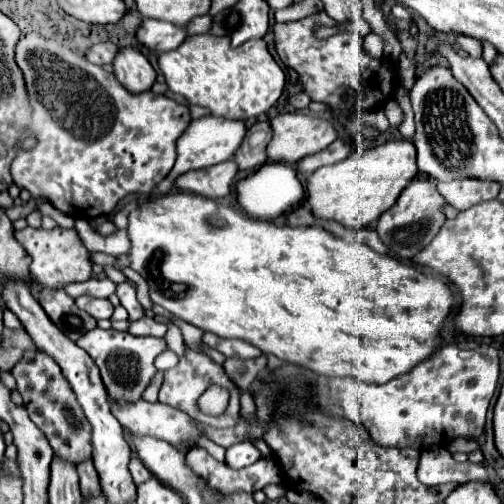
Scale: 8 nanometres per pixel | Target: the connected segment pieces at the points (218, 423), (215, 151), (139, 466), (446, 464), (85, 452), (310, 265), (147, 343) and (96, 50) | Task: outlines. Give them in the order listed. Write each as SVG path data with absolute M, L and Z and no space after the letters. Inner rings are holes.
M186 350L186 354L180 358L180 362L164 372L164 384L160 388L160 402L162 404L168 404L168 406L174 406L174 408L180 408L182 412L190 414L196 422L202 422L202 424L208 424L208 426L214 426L214 428L228 428L228 426L236 426L236 422L240 420L240 400L238 400L240 392L238 392L238 386L224 374L224 368L218 366L216 362L212 362L206 354L198 354L198 352L192 352L192 350ZM210 384L218 384L218 386L224 386L228 388L230 392L230 404L226 408L224 414L220 416L206 416L198 410L196 406L196 400L198 396L210 386Z
M204 116L198 120L192 120L190 126L182 132L182 136L176 142L176 164L168 176L160 182L152 191L151 197L156 198L168 194L173 189L173 182L176 176L188 172L188 170L198 170L198 168L208 168L214 164L220 164L224 160L230 160L238 146L242 144L246 134L244 122L228 122L226 118L216 118L216 116Z
M132 458L132 460L130 460L130 474L132 474L136 486L140 486L142 482L146 482L146 480L152 478L150 470L148 470L148 468L138 460L138 458Z
M434 446L422 452L418 464L418 480L428 486L436 484L464 484L472 480L488 480L488 473L482 464L456 462L446 448Z
M26 350L24 356L12 368L16 378L16 388L24 398L24 408L28 410L30 420L46 434L54 456L78 466L84 460L92 458L92 426L80 408L74 390L64 378L60 366L42 350Z
M174 192L168 196L156 198L156 200L148 200L138 210L130 212L128 222L130 222L128 236L132 240L130 262L132 262L132 268L148 280L152 302L164 306L170 314L178 316L180 320L184 320L192 326L198 326L200 330L208 330L208 332L214 332L216 336L224 336L224 338L240 338L244 342L254 344L264 354L274 354L280 360L294 364L294 366L302 366L318 376L328 376L328 378L348 378L350 376L350 378L354 378L358 382L366 382L366 384L386 384L392 378L408 374L414 366L432 358L432 354L442 348L440 332L442 332L444 320L454 310L454 294L448 288L448 284L440 276L424 272L418 266L404 264L392 256L378 254L360 242L336 238L334 234L330 234L322 226L306 226L306 228L276 226L272 222L254 220L254 218L246 216L244 212L240 212L232 206L224 206L224 204L222 204L222 214L220 214L220 204L216 200L210 200L210 198L204 198L198 194L188 194L188 192Z
M94 328L88 334L84 334L80 340L76 340L80 348L84 348L96 366L100 368L102 382L108 390L110 400L122 400L122 402L136 402L142 398L142 392L150 384L152 376L156 374L154 368L154 358L166 350L166 340L164 338L154 338L154 336L132 336L130 332L118 332L114 328L102 330Z
M102 42L102 44L94 44L94 46L88 50L86 58L88 58L92 64L96 64L96 66L106 66L106 64L112 64L112 60L116 58L118 52L120 52L120 48L118 48L116 44L112 44L112 42Z

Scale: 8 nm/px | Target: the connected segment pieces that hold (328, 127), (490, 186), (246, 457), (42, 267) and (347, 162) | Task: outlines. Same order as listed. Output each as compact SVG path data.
M280 114L270 120L272 140L266 146L270 162L294 164L304 156L324 150L336 140L334 126L324 118L306 114Z
M460 178L452 182L438 182L440 194L448 200L448 204L456 206L458 210L466 210L474 204L492 200L498 196L502 184L492 180L478 180L478 178Z
M238 442L230 448L226 448L226 464L230 468L242 468L242 466L250 466L256 460L260 460L260 450L252 444L252 442Z
M26 226L24 230L16 232L16 240L24 246L28 256L32 258L30 274L38 286L62 288L68 282L84 282L92 276L90 252L82 244L82 240L74 228L56 226L52 230L44 230L44 228L36 230L36 228Z
M390 140L382 146L350 154L348 158L324 166L308 176L306 204L318 220L334 220L346 228L368 228L388 208L394 206L400 192L418 174L416 148L406 140Z

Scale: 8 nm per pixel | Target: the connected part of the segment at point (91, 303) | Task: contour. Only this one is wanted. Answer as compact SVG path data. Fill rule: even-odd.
M80 296L76 298L76 304L78 308L86 310L90 316L94 316L96 320L100 318L110 318L112 312L114 312L114 306L110 300L104 300L104 298L92 298L92 296Z

